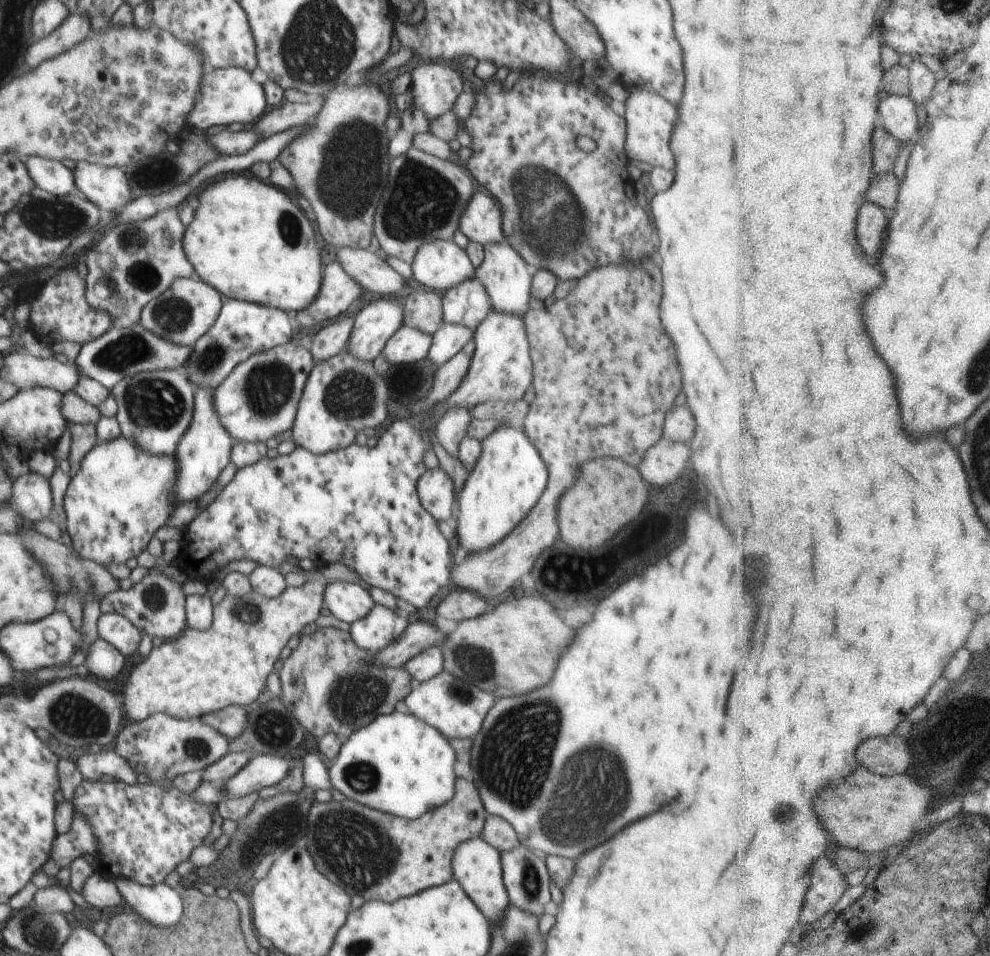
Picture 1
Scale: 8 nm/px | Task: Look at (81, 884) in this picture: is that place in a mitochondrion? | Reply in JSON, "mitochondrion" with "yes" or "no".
{"mitochondrion":"no"}

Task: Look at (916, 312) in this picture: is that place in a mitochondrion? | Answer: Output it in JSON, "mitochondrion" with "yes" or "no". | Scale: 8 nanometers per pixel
{"mitochondrion":"no"}

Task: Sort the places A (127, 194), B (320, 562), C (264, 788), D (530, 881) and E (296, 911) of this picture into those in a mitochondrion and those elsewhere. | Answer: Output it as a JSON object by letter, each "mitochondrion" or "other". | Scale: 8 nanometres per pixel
{"A":"other","B":"other","C":"other","D":"mitochondrion","E":"other"}

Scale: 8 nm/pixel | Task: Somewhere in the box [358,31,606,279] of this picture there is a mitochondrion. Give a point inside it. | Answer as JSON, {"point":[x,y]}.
{"point":[553,218]}

